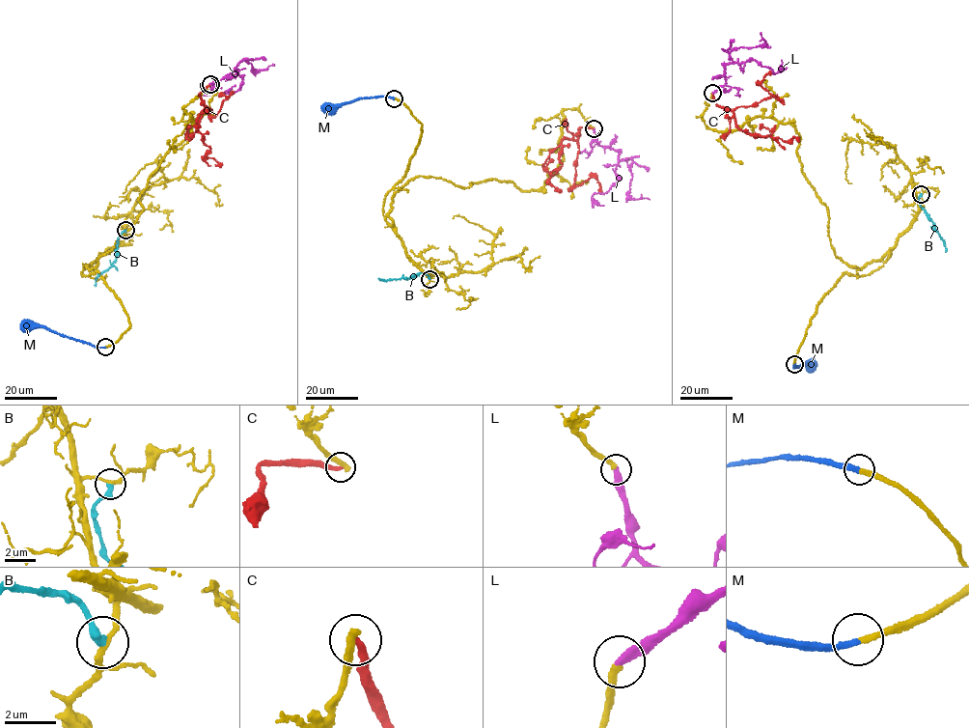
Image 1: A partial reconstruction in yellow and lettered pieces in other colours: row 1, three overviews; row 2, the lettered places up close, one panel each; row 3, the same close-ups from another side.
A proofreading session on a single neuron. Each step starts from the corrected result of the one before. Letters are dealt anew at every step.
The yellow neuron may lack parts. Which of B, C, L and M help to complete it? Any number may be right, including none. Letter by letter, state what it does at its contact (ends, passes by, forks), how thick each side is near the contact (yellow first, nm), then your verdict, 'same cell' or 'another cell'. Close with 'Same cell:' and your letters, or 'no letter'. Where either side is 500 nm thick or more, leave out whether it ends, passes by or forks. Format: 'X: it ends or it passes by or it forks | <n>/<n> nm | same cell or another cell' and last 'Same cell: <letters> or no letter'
B: it ends | 200/360 nm | another cell
C: it ends | 320/280 nm | another cell
L: it ends | 240/340 nm | same cell
M: it ends | 240/280 nm | same cell
Same cell: L, M

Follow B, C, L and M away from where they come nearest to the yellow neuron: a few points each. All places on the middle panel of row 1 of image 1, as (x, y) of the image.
B: (429, 278), (421, 273), (390, 280), (378, 278)
C: (593, 128), (578, 128), (576, 140), (562, 140), (562, 166), (549, 179), (558, 190), (554, 190)
L: (594, 128), (597, 142), (615, 150), (619, 156), (617, 182), (605, 193), (594, 193), (593, 199), (603, 206)
M: (394, 98), (364, 98), (323, 109)

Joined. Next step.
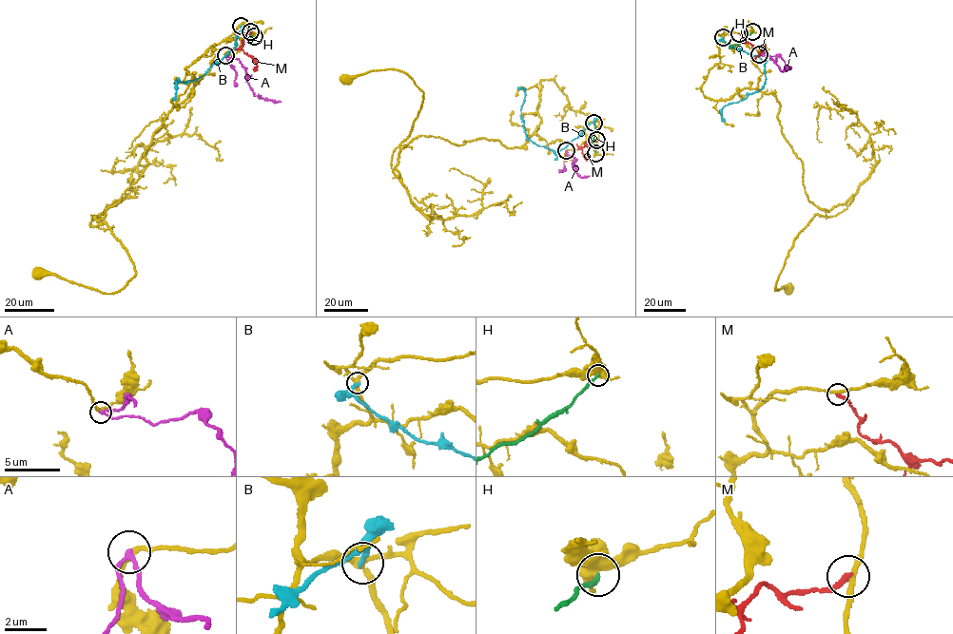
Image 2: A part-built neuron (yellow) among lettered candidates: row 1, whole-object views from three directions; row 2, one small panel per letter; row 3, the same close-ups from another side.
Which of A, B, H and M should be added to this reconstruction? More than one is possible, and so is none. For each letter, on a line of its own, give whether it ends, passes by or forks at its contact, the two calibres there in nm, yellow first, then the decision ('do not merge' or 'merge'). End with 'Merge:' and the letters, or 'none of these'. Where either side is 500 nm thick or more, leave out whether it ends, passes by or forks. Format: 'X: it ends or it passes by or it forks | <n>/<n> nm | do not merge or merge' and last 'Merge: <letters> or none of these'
A: it passes by | 200/180 nm | do not merge
B: it ends | 240/240 nm | do not merge
H: 500/190 nm | do not merge
M: it ends | 200/240 nm | do not merge
Merge: none of these

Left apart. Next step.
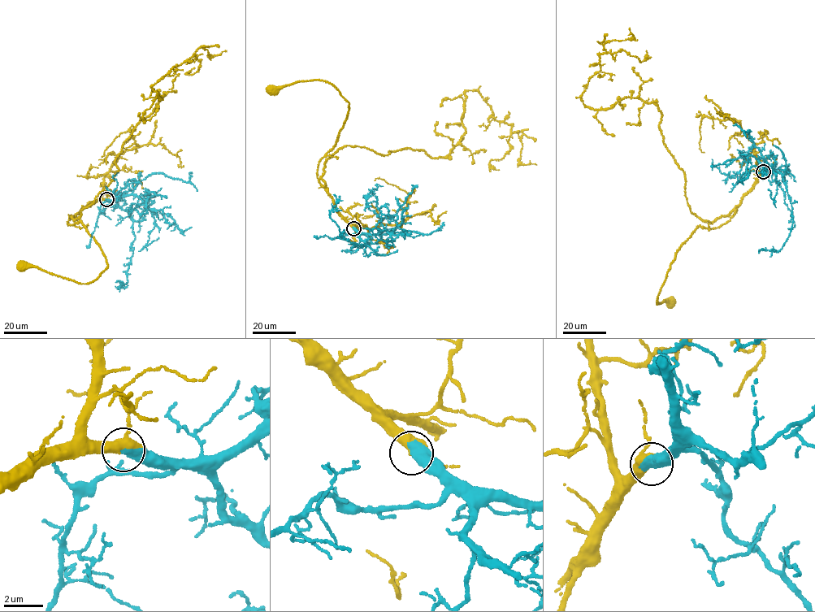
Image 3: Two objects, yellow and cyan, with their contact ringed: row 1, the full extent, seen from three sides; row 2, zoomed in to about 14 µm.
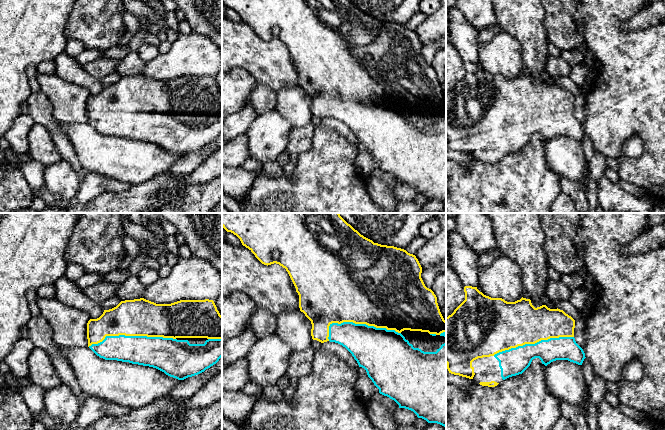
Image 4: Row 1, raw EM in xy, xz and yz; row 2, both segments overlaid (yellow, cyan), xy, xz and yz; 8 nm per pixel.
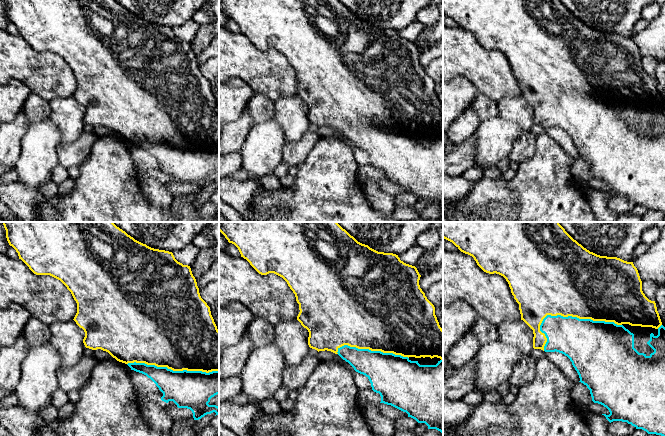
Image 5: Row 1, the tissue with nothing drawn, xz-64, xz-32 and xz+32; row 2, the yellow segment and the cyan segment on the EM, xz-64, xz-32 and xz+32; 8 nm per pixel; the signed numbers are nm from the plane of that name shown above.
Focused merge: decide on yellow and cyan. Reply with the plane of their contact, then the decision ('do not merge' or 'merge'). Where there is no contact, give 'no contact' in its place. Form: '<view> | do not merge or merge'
xy | merge

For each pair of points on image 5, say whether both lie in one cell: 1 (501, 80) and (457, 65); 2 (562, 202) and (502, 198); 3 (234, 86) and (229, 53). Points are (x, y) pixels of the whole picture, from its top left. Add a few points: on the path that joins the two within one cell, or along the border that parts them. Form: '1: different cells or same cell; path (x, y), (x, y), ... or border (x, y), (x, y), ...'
1: same cell; path (490, 73), (479, 65), (468, 65)
2: same cell; path (547, 202), (517, 202)
3: different cells; border (229, 80), (240, 78), (253, 91)

